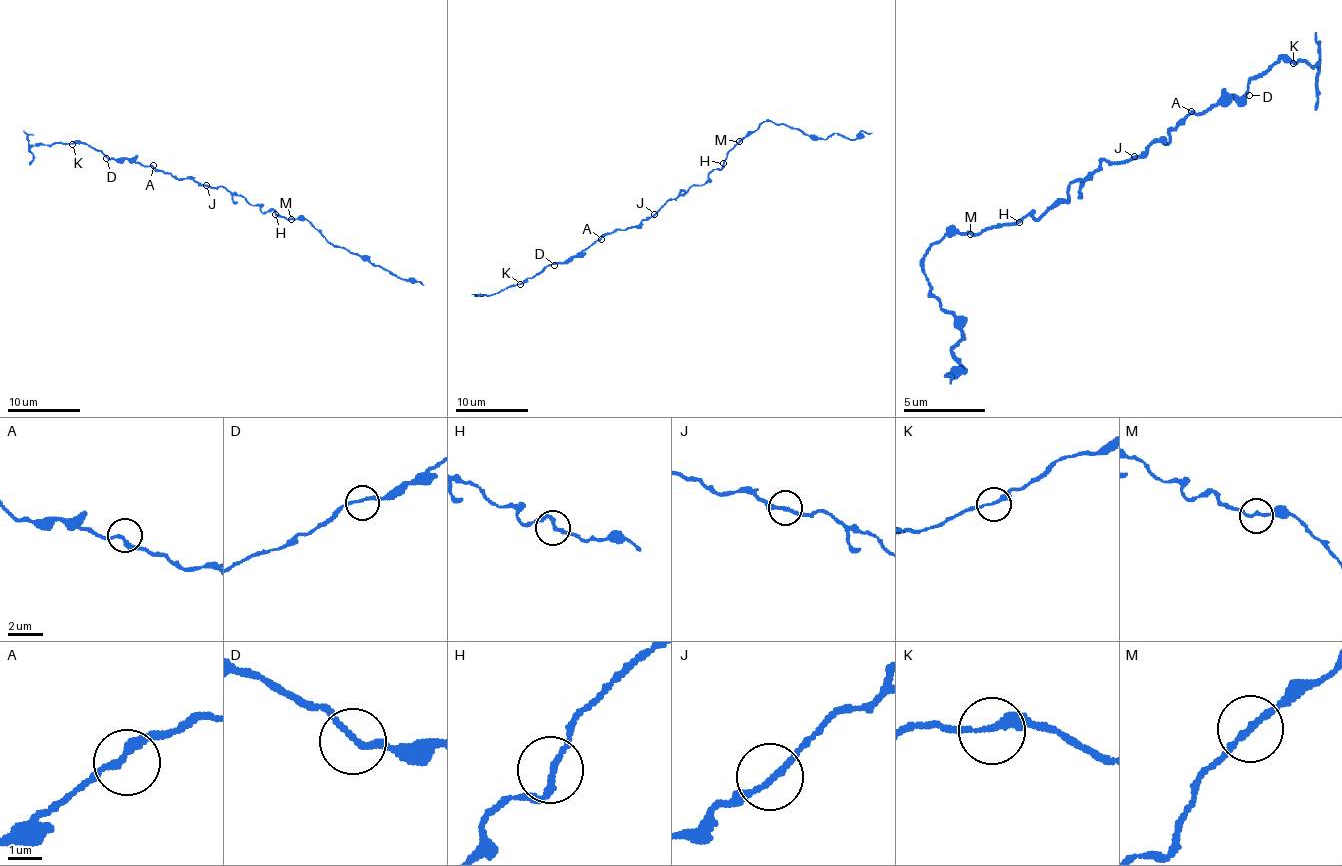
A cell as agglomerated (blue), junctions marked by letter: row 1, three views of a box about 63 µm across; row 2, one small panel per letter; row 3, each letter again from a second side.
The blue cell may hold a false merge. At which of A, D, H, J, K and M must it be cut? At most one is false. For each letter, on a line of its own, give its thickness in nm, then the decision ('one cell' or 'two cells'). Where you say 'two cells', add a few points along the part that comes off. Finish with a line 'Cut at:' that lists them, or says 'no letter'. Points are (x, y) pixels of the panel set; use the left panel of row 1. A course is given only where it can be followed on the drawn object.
A: 200 nm thick; one cell
D: 160 nm thick; one cell
H: 170 nm thick; one cell
J: 200 nm thick; one cell
K: 220 nm thick; two cells; foreign part runs (72, 143), (34, 145), (30, 149), (32, 161), (28, 165)
M: 170 nm thick; one cell
Cut at: K

